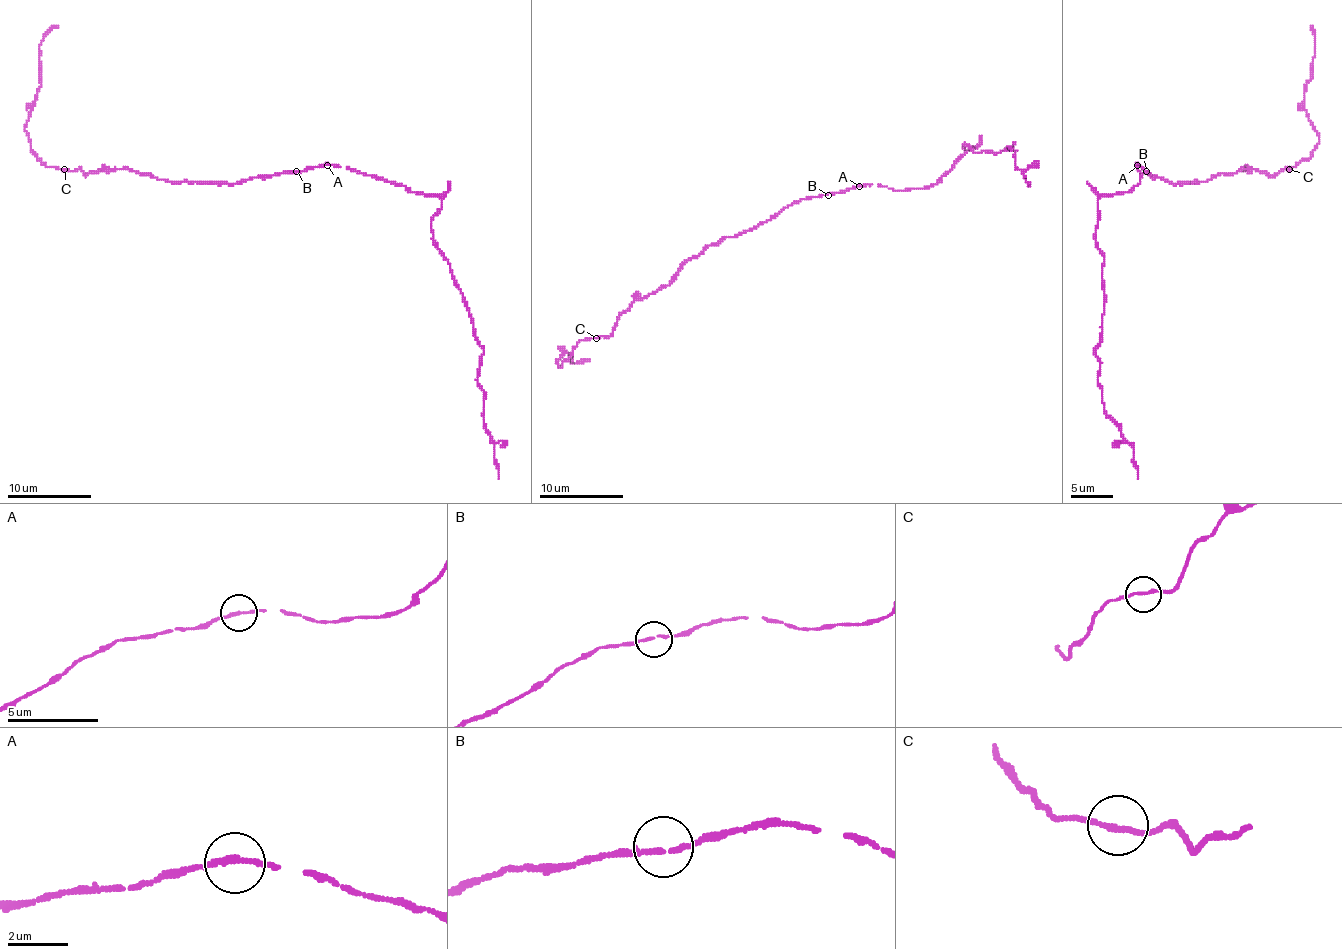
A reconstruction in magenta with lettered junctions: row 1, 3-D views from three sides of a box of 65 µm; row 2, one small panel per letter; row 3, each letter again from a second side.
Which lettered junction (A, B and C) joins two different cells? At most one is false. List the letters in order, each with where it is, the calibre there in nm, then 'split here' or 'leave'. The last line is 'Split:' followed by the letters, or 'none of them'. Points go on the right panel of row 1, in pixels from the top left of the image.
A: (1137, 165) | 170 nm | leave
B: (1146, 171) | 150 nm | leave
C: (1289, 169) | 170 nm | leave
Split: none of them

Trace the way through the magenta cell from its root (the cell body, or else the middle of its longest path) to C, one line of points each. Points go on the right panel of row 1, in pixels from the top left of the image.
C: (1146, 173), (1171, 184), (1186, 184), (1205, 181), (1239, 169), (1258, 169), (1268, 175), (1289, 169)

